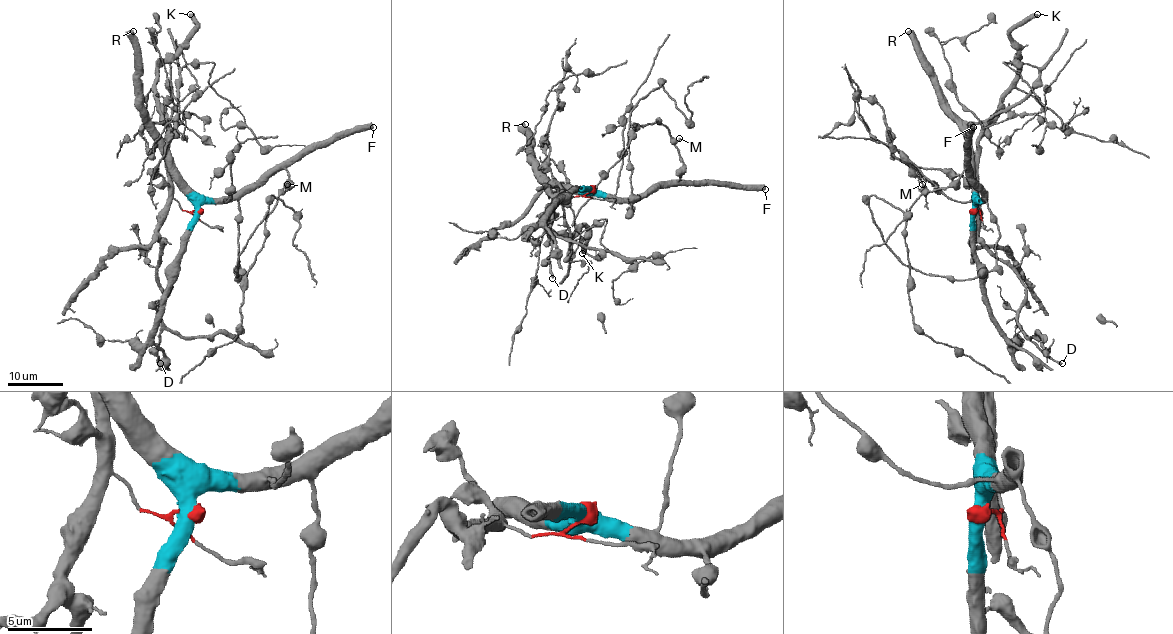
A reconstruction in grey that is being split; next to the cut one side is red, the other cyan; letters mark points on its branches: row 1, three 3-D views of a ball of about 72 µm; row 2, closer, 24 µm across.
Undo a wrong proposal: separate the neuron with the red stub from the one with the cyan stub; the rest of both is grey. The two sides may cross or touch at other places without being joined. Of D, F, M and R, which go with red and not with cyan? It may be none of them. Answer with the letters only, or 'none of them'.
D

